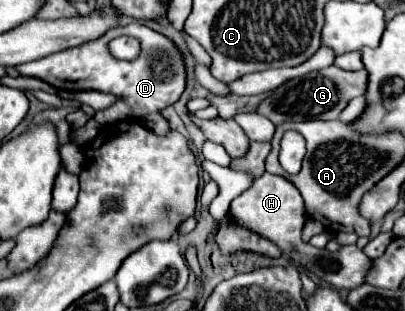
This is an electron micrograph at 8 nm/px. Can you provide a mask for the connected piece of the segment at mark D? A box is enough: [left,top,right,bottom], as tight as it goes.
[17,23,185,125]

